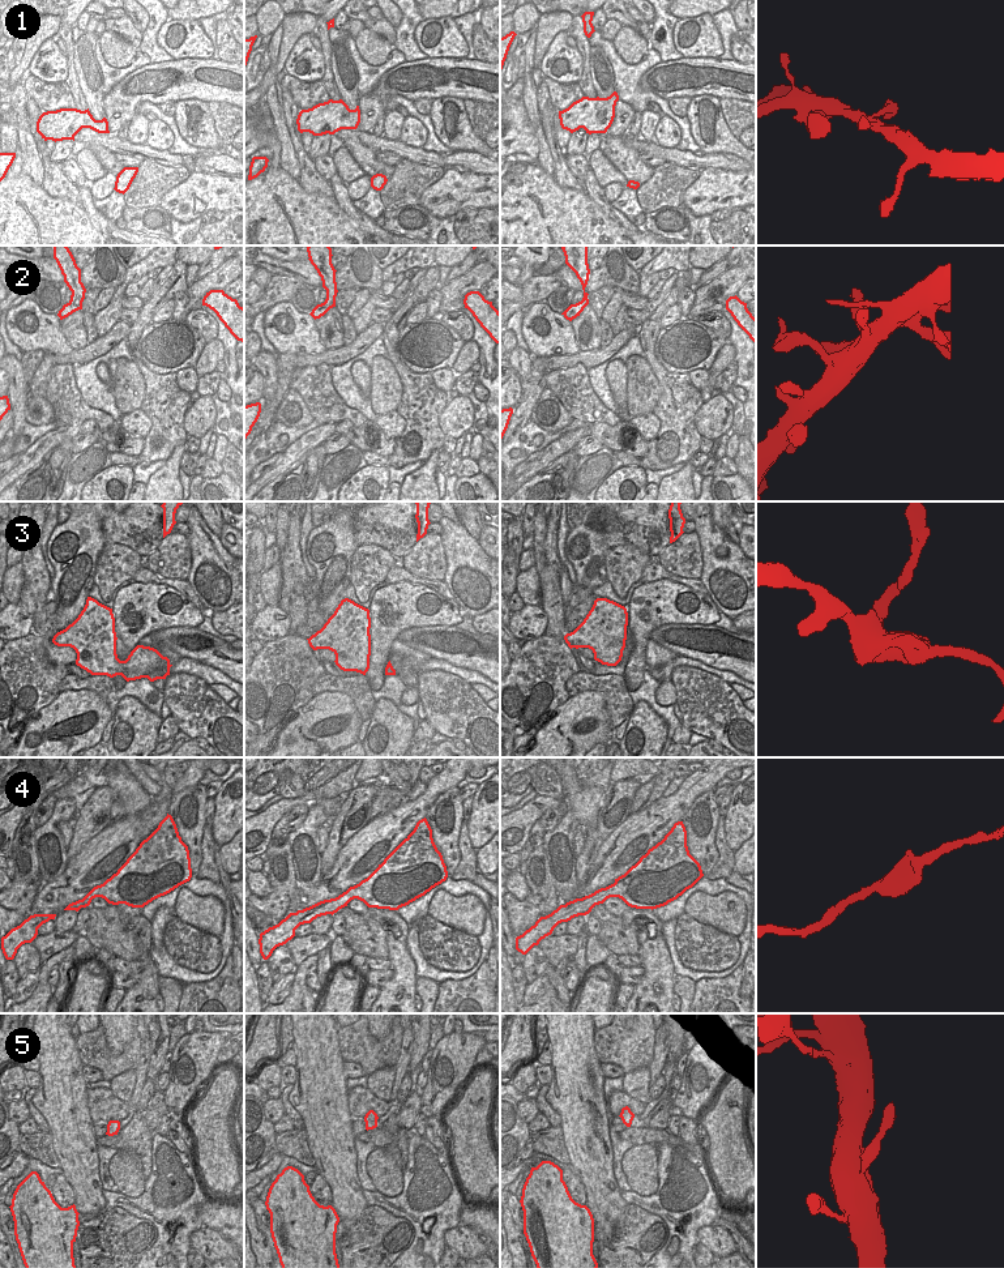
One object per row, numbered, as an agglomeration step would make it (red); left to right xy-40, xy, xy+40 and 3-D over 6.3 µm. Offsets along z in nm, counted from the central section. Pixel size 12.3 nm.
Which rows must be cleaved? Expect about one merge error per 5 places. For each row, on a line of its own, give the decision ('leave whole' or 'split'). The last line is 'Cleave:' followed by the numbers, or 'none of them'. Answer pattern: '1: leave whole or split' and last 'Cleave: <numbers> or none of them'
1: leave whole
2: leave whole
3: split
4: leave whole
5: leave whole
Cleave: 3

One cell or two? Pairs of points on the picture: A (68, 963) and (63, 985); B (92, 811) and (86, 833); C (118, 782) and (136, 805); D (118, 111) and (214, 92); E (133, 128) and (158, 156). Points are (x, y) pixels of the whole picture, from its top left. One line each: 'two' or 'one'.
A: one
B: one
C: one
D: one
E: two

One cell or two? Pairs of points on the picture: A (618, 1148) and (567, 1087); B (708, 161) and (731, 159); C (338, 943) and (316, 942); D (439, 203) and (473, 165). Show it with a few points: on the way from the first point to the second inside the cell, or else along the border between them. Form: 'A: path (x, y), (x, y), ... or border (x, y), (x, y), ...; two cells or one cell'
A: border (607, 1114), (612, 1168); two cells
B: path (713, 161), (726, 161); one cell
C: border (332, 935), (328, 946); two cells
D: border (445, 169), (486, 175); two cells

